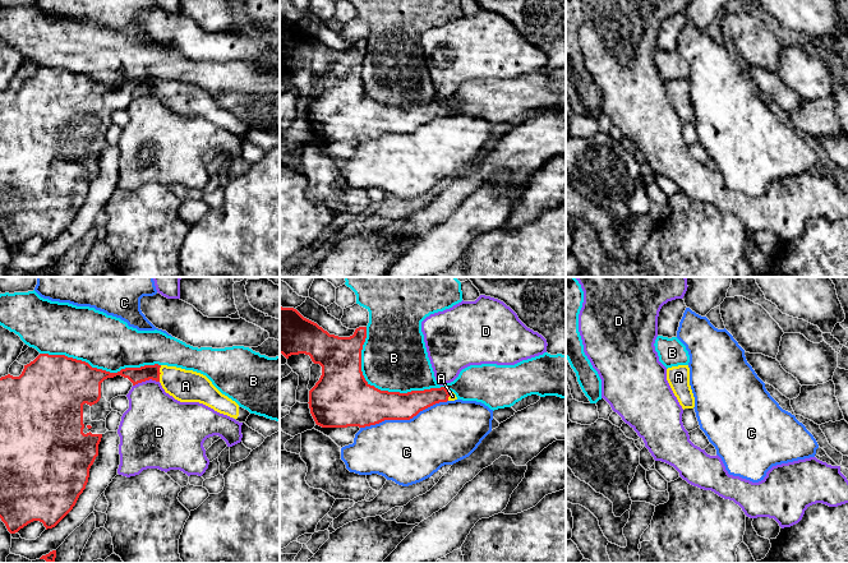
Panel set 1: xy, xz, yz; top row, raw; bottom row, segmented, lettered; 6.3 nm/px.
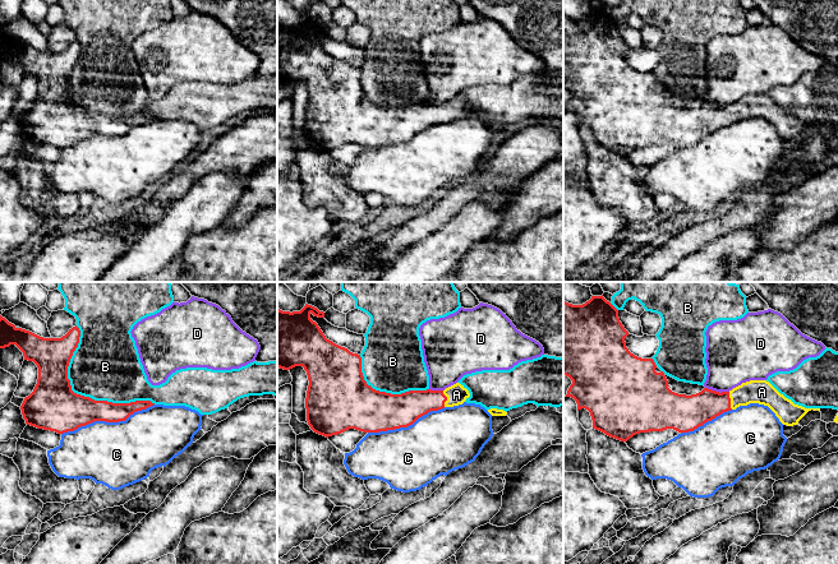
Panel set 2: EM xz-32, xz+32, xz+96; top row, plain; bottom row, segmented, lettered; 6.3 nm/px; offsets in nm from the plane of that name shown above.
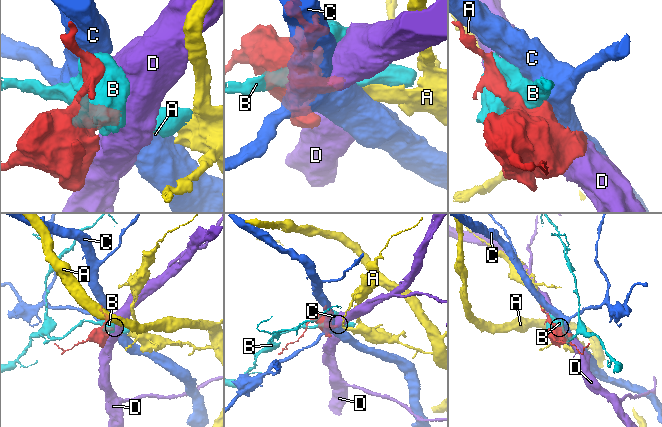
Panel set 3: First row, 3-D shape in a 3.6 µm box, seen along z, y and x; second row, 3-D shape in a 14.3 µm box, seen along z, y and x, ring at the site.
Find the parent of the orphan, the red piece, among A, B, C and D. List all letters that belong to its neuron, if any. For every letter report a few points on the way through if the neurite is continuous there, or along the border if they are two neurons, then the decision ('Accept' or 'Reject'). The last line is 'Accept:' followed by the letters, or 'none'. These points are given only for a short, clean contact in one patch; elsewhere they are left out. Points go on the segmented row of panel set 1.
A: Path across: xy (136, 375), (160, 373), (185, 386). Accept
B: Reject
C: Reject
D: Reject
Accept: A

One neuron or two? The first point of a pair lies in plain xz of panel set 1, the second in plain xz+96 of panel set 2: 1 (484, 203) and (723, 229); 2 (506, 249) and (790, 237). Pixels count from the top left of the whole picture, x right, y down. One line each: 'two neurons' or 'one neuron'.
1: two neurons
2: two neurons

